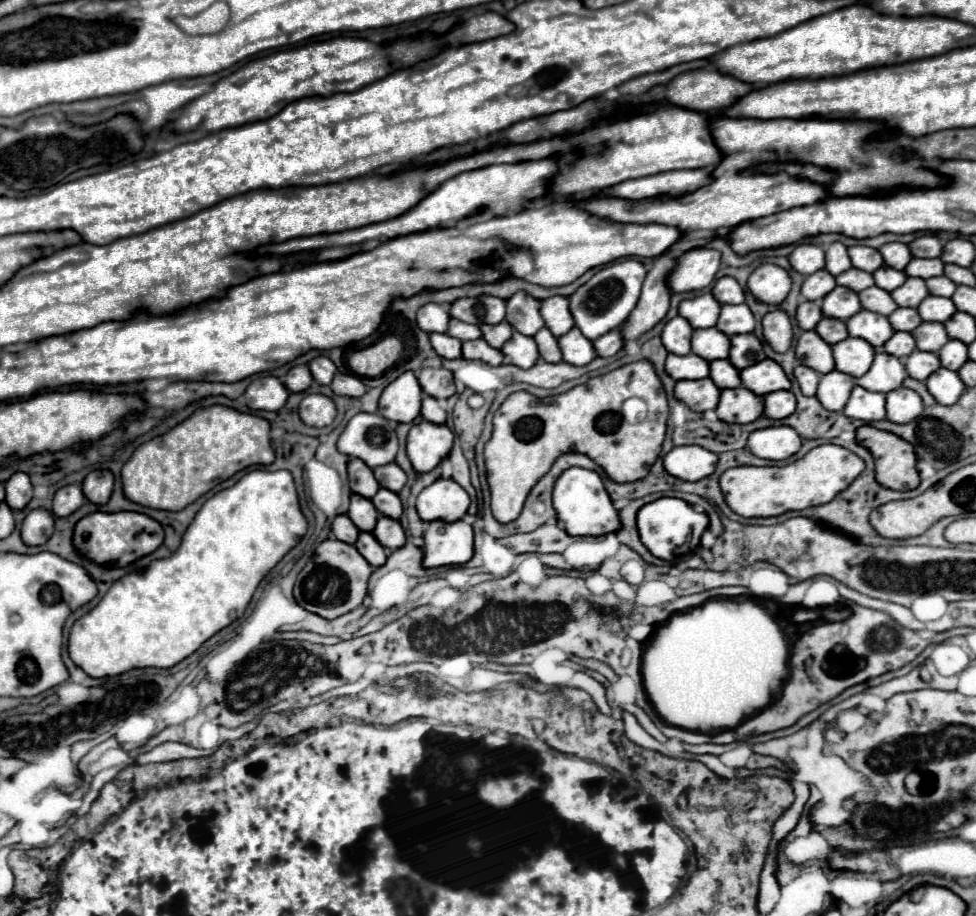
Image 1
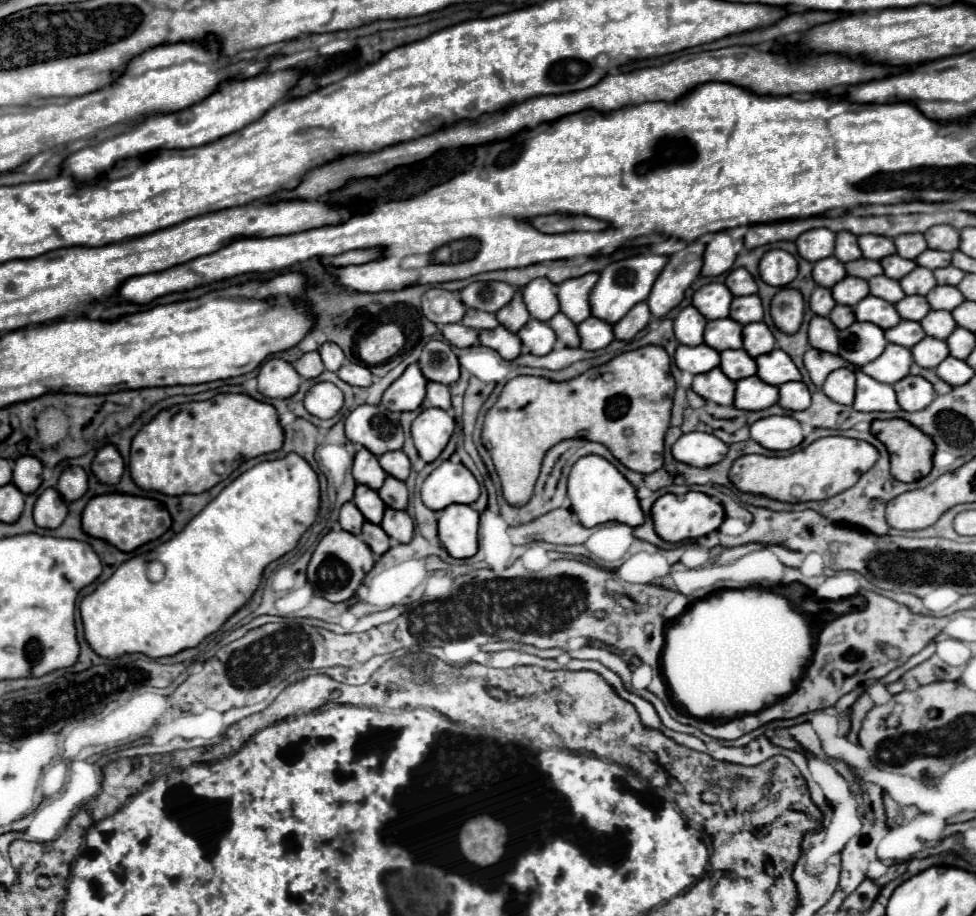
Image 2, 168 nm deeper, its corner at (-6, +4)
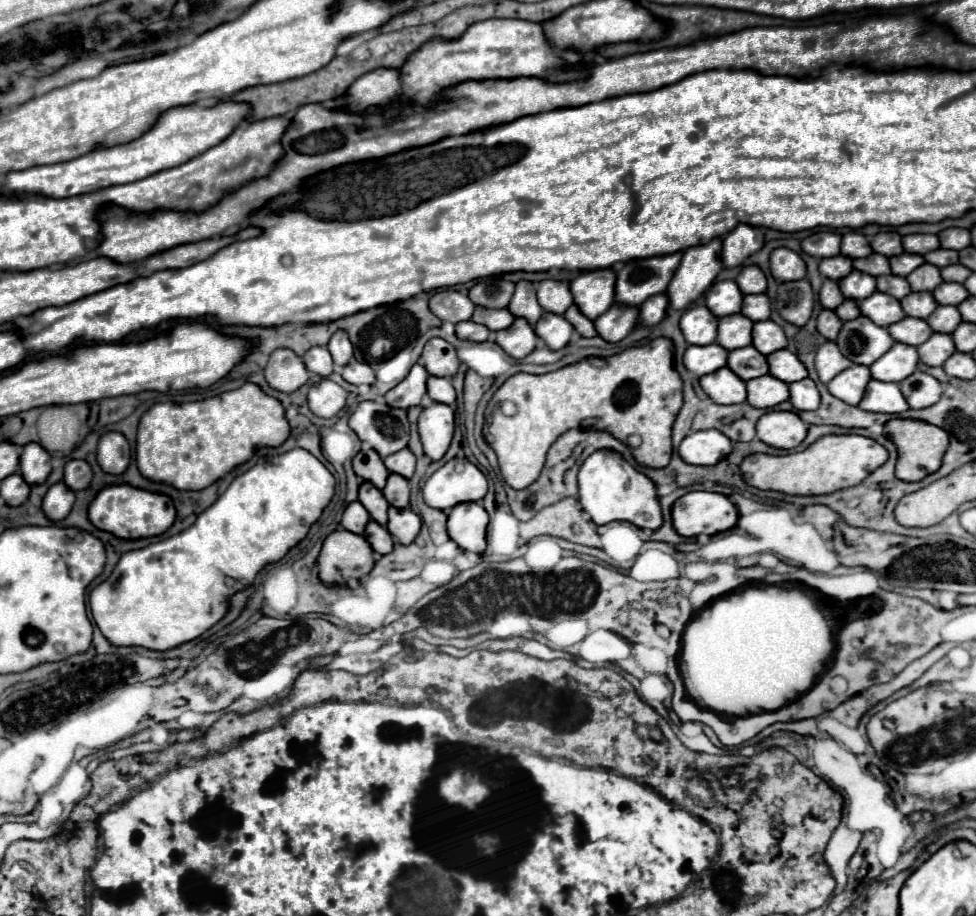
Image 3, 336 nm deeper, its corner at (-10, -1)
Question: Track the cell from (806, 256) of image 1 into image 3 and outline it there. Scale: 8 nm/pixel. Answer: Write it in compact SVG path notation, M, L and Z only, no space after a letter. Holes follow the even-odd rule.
M815 232L811 236L807 236L803 242L801 242L803 250L809 254L809 256L815 256L815 258L829 258L829 256L837 256L841 250L841 234L835 234L835 232Z

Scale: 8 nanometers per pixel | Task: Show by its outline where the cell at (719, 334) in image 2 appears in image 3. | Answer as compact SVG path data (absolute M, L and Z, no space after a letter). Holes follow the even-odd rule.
M731 314L727 318L719 320L719 332L717 332L717 344L725 350L735 350L751 344L751 330L753 322L749 318L743 318L743 314Z

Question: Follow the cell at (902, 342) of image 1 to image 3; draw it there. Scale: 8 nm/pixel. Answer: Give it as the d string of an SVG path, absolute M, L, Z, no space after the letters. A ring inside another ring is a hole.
M905 316L903 320L891 324L887 330L893 336L893 340L909 344L909 346L919 346L933 334L931 326L925 320L911 318L911 316Z

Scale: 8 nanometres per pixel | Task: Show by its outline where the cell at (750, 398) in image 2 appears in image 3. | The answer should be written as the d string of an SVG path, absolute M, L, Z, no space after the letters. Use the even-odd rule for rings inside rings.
M765 374L765 376L759 376L759 378L753 378L751 382L747 382L747 402L755 408L773 408L777 406L779 402L787 400L789 398L789 386L771 376L771 374Z

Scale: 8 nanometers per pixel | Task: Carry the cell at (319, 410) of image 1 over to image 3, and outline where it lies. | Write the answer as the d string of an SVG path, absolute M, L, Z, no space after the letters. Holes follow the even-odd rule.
M323 378L321 382L317 382L309 388L307 400L309 400L309 408L315 416L331 418L345 406L347 392L339 384L331 382L329 378Z

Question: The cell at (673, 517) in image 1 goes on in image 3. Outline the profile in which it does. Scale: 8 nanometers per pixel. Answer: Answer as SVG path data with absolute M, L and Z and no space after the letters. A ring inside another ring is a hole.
M689 492L681 496L673 504L671 516L675 530L687 538L727 532L739 520L737 506L717 492Z

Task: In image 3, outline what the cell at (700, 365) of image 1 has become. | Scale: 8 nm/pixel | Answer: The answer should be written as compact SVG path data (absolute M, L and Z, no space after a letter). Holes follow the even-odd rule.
M719 344L689 346L683 356L683 364L687 366L687 370L695 372L697 376L705 376L727 366L727 354L729 352L723 350L723 346Z

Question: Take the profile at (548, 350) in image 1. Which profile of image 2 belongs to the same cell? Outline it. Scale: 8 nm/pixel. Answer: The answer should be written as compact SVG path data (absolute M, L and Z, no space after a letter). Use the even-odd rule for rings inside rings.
M557 313L549 321L551 329L555 329L557 341L561 341L565 347L579 347L579 337L577 337L577 325L571 323L563 313Z

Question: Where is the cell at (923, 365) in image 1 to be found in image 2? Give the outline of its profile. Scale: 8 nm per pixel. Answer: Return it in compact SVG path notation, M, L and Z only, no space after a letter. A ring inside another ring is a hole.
M925 337L923 341L919 341L911 349L911 355L913 355L913 359L915 359L915 363L919 367L935 369L949 355L949 349L947 349L947 343L945 341L933 339L933 337Z

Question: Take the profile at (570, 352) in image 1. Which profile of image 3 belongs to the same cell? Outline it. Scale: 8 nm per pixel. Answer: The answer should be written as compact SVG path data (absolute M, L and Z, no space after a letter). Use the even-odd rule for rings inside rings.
M613 304L605 314L595 320L595 328L601 338L607 342L623 340L639 322L639 308L637 306L623 306Z

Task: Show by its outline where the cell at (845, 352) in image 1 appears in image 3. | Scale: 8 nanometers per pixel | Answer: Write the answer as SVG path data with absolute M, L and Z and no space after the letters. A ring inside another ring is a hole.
M867 316L843 322L843 328L835 342L845 358L865 366L873 364L895 344L891 334L887 334L883 326L877 326Z

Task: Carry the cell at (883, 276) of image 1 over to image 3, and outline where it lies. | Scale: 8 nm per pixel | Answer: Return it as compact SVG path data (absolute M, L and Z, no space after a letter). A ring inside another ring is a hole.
M903 252L903 254L895 256L895 258L889 258L889 262L891 262L891 272L905 278L915 268L919 268L925 260L923 260L921 254L907 254L907 252Z

